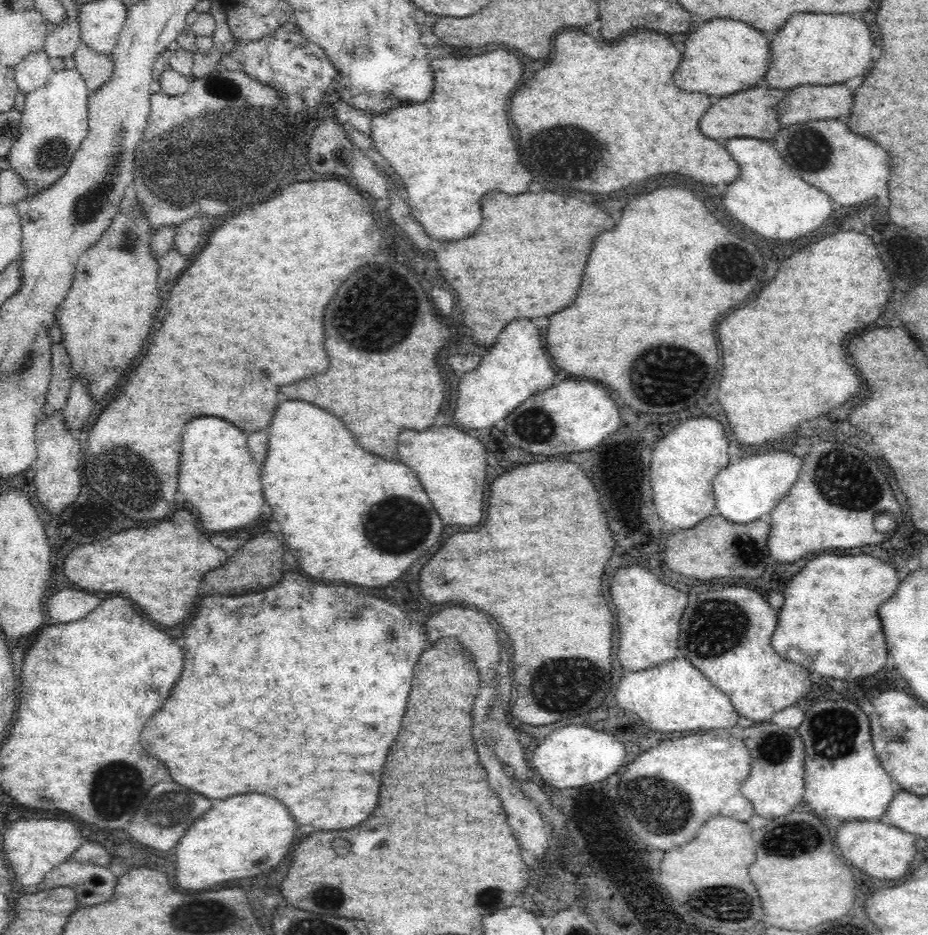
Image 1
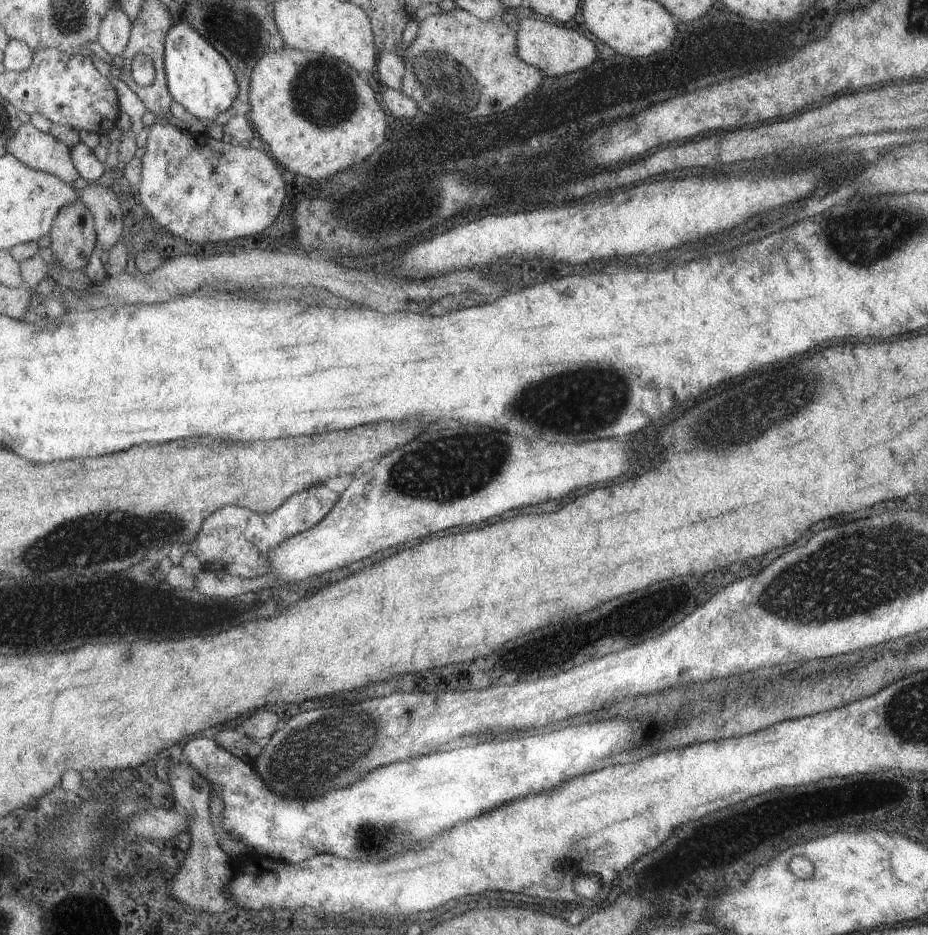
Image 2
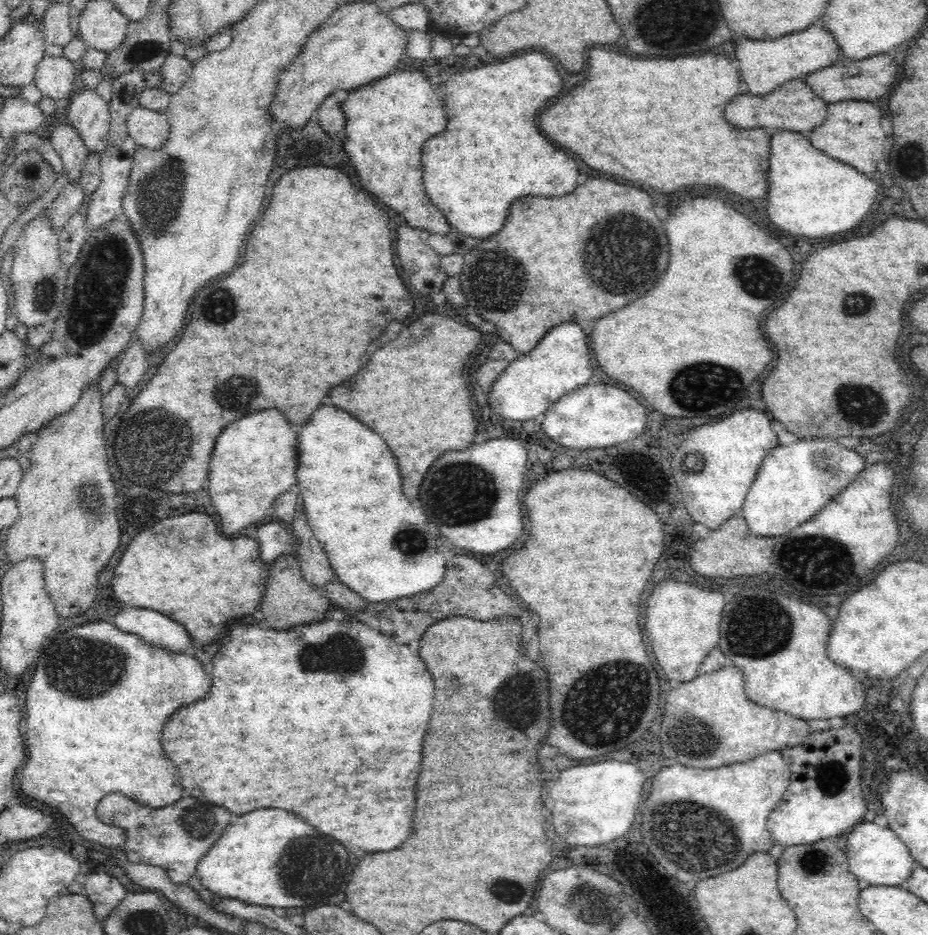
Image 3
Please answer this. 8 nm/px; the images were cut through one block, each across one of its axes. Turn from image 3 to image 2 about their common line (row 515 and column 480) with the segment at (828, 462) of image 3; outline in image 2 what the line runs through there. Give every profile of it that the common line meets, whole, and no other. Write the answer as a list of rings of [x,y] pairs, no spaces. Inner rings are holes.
[[[649,716],[643,720],[625,720],[610,718],[607,720],[584,720],[577,726],[546,728],[543,734],[525,734],[525,738],[505,739],[504,741],[483,742],[459,750],[435,752],[429,756],[417,756],[407,762],[393,762],[383,765],[359,778],[347,788],[333,790],[321,798],[311,800],[291,800],[271,792],[271,788],[257,774],[250,764],[240,758],[234,758],[227,750],[221,748],[211,738],[194,738],[189,740],[182,749],[181,759],[193,768],[197,776],[205,778],[209,786],[211,800],[218,797],[222,807],[219,818],[223,837],[237,840],[264,859],[283,860],[289,864],[301,862],[315,854],[335,854],[351,860],[367,862],[383,862],[393,854],[403,854],[415,848],[419,842],[425,842],[439,832],[449,830],[457,822],[465,822],[477,818],[479,814],[493,810],[495,806],[511,802],[511,798],[525,798],[529,794],[539,794],[543,790],[551,790],[559,782],[609,765],[622,765],[637,762],[641,756],[649,756],[649,750],[643,746],[659,738],[663,732],[663,722],[657,716]]]

